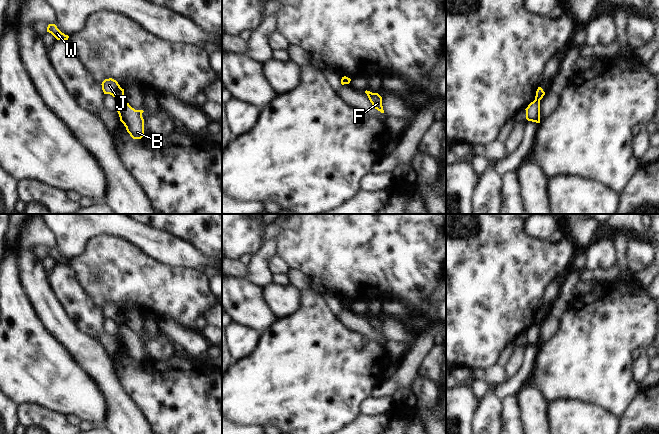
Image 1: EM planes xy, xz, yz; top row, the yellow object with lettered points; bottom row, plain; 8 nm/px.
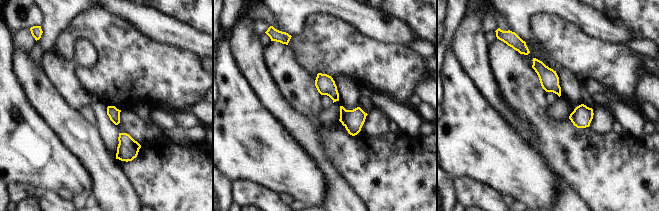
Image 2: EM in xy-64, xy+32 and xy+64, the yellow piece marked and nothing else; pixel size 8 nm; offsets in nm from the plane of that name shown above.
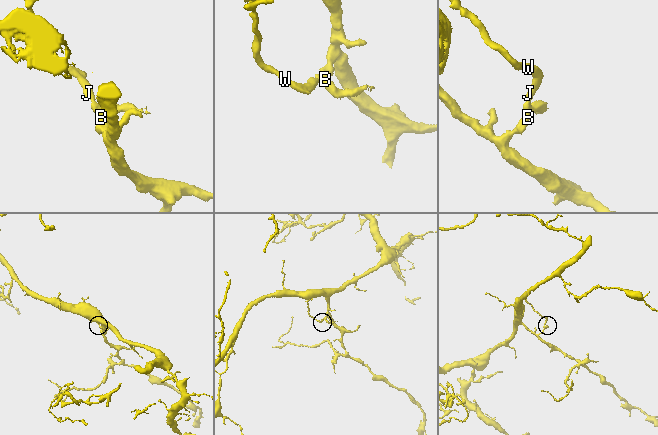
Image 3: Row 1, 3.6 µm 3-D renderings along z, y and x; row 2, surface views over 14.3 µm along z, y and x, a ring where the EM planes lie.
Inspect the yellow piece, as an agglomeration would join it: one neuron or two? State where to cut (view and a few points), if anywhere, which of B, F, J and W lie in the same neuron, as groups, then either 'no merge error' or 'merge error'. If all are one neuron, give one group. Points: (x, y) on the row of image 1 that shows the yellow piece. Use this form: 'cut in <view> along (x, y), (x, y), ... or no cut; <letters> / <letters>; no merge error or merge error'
cut in xy along (123, 99), (118, 104); B F / J W; merge error

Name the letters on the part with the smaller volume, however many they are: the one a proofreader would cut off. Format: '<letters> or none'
J, W

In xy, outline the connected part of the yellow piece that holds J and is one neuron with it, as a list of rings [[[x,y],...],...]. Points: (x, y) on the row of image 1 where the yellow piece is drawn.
[[[112,78],[105,79],[101,85],[104,94],[112,95],[118,104],[124,100],[124,89],[120,87],[116,80]]]

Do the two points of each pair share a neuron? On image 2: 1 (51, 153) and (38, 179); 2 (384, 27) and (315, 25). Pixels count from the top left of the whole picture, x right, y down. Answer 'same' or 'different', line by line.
1: same
2: different

